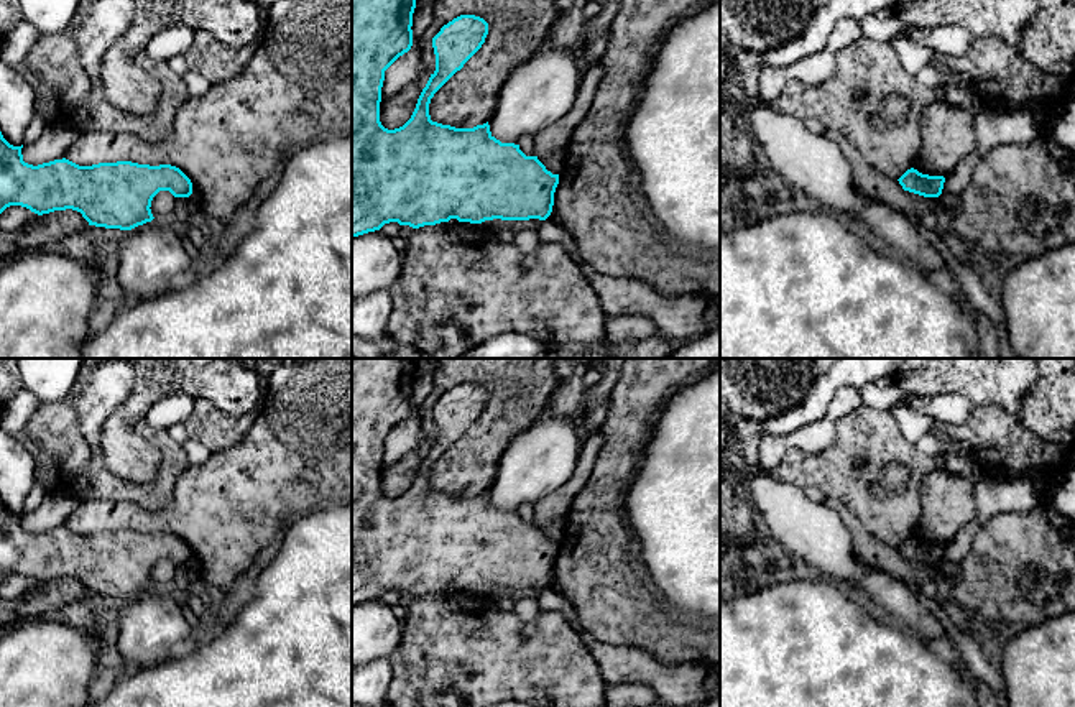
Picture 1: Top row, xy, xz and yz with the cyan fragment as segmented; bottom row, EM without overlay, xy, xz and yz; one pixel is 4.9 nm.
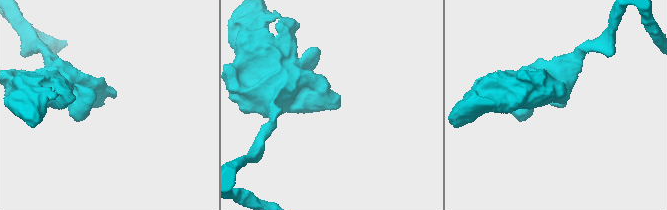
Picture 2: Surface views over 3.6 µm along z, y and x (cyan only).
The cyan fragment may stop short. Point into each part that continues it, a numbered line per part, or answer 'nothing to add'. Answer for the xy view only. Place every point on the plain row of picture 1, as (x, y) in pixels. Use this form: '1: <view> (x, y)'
nothing to add

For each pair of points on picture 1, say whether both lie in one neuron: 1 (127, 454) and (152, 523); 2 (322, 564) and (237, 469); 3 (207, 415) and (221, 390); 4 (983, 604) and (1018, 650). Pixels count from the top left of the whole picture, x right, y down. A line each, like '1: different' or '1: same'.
1: different
2: different
3: different
4: different

